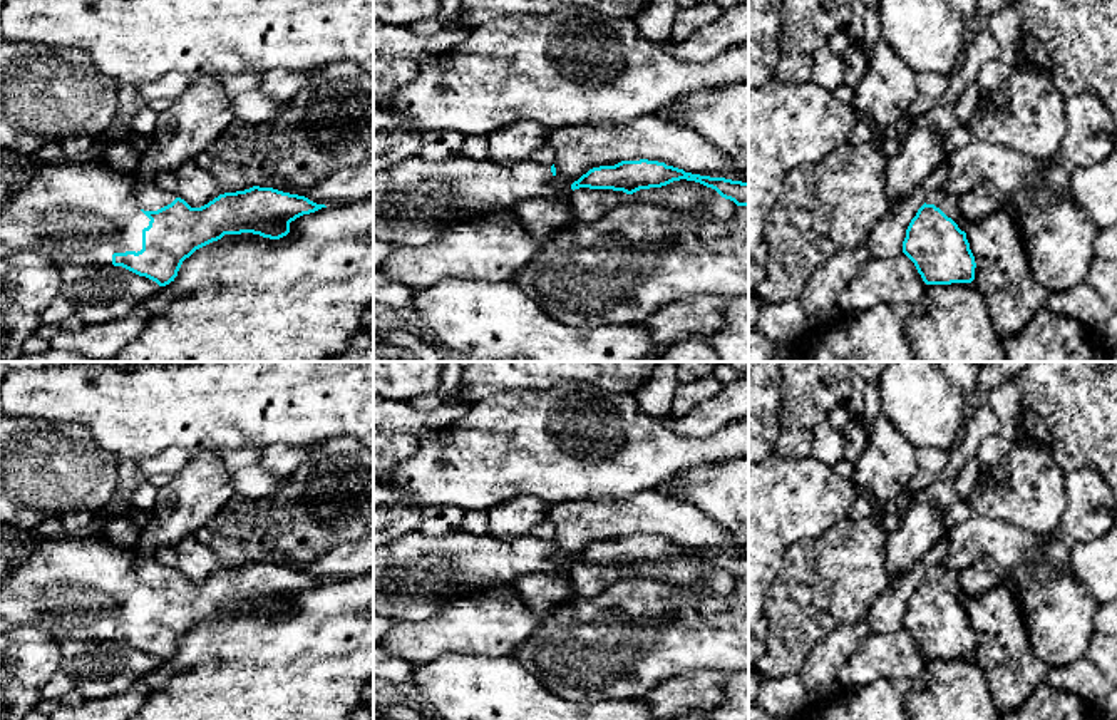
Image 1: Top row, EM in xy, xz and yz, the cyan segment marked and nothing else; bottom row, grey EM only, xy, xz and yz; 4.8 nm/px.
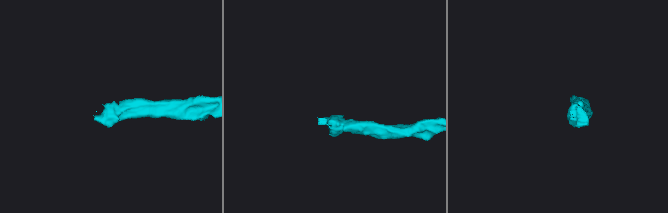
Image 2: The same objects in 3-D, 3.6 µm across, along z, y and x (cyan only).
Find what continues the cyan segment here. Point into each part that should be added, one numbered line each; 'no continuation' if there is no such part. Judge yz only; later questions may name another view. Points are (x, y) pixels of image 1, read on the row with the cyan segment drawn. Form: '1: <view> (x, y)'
1: yz (948, 203)

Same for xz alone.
1: xz (414, 201)

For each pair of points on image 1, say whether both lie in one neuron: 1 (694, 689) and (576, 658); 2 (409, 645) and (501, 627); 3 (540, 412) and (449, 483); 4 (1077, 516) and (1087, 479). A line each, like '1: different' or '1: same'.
1: different
2: same
3: same
4: same

